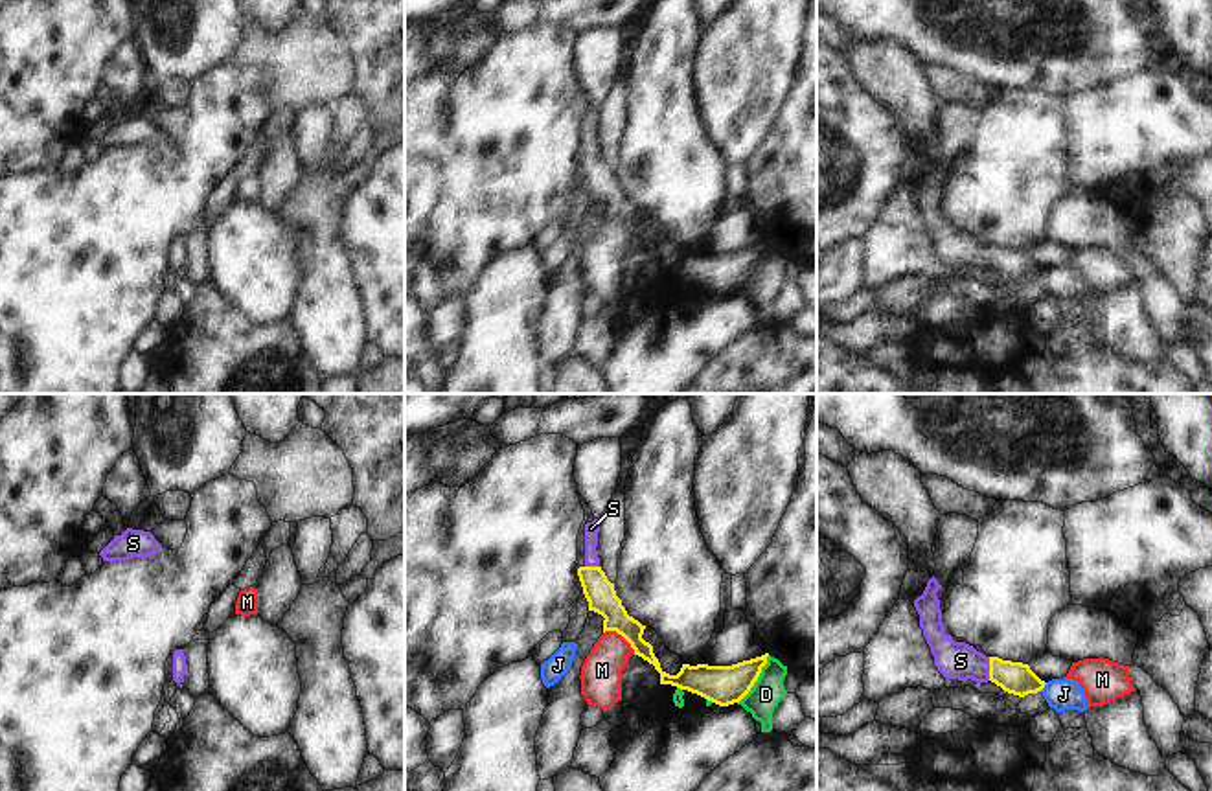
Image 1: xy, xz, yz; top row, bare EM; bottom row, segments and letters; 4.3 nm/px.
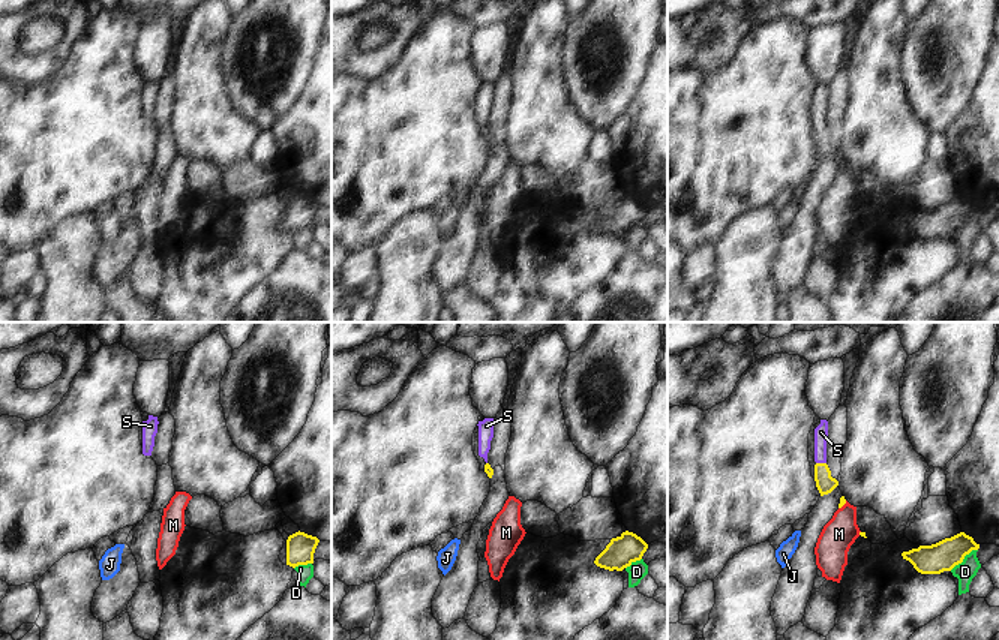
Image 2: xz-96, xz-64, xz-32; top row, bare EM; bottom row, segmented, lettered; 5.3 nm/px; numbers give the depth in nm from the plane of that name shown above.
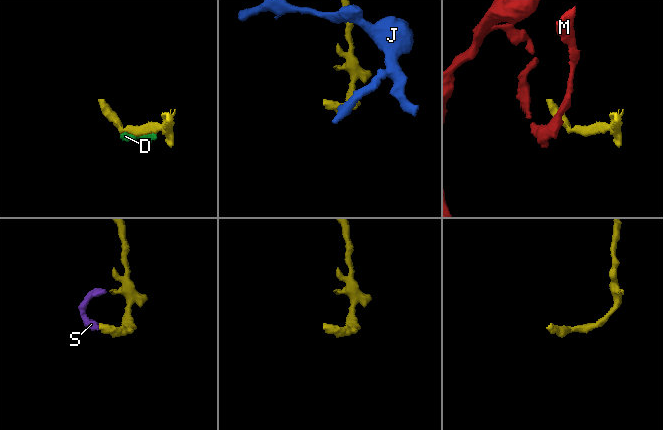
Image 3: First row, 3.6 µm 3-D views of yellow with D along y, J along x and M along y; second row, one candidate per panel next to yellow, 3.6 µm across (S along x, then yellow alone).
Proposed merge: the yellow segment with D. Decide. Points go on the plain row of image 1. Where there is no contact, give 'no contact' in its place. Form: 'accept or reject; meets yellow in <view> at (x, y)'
reject; meets yellow in xz at (756, 267)

